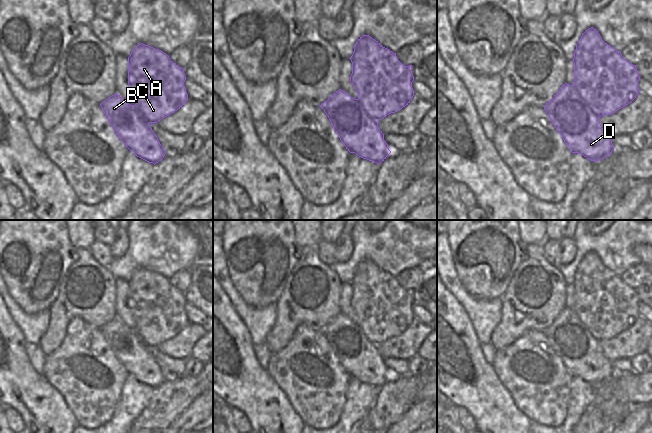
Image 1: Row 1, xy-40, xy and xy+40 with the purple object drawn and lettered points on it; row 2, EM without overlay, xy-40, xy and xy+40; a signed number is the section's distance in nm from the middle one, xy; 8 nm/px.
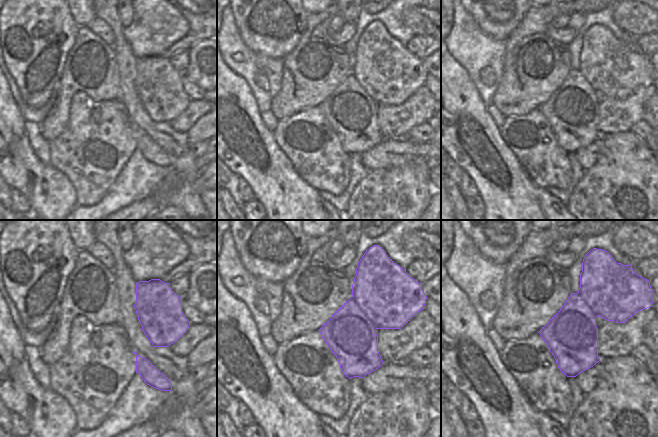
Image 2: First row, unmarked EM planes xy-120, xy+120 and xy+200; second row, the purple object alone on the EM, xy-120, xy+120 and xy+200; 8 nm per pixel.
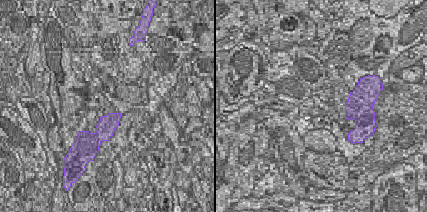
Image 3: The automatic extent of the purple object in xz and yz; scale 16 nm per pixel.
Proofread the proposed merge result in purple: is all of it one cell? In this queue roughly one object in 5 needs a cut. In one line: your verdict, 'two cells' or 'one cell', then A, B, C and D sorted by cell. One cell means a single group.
one cell; A B C D

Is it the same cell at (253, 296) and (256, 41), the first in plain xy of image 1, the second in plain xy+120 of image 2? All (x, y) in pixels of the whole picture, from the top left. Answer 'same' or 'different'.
same

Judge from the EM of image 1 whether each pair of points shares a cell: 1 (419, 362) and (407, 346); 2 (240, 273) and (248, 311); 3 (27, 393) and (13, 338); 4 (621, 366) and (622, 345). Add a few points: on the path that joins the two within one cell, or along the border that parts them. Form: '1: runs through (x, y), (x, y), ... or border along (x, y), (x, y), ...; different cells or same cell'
1: border along (417, 354), (407, 360); different cells
2: border along (232, 285), (247, 304), (270, 304); different cells
3: runs through (13, 379), (13, 352); same cell
4: border along (629, 358), (617, 358), (611, 362); different cells

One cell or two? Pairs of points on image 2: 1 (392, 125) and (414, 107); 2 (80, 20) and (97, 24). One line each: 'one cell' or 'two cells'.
1: one cell
2: two cells

